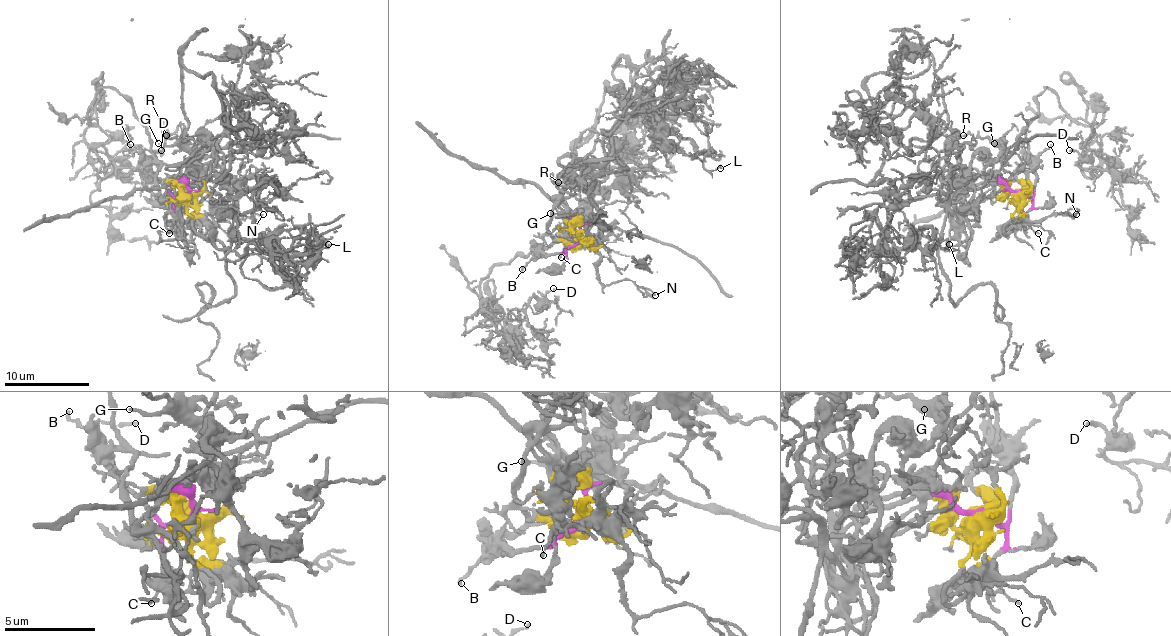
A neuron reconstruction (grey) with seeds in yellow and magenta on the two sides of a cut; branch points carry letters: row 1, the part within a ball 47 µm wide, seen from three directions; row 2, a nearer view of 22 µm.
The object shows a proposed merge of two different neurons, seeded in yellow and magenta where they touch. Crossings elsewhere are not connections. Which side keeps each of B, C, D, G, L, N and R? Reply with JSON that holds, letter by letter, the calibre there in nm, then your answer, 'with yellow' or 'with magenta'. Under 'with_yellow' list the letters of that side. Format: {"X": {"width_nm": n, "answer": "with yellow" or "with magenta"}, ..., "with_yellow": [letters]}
{"B": {"width_nm": 160, "answer": "with magenta"}, "C": {"width_nm": 120, "answer": "with magenta"}, "D": {"width_nm": 140, "answer": "with yellow"}, "G": {"width_nm": 150, "answer": "with yellow"}, "L": {"width_nm": 160, "answer": "with yellow"}, "N": {"width_nm": 130, "answer": "with yellow"}, "R": {"width_nm": 190, "answer": "with yellow"}, "with_yellow": ["D", "G", "L", "N", "R"]}

